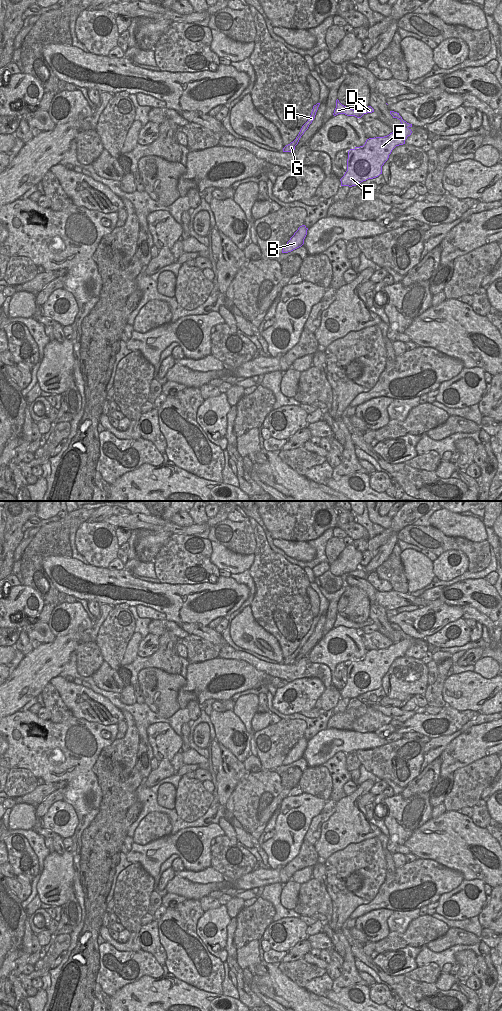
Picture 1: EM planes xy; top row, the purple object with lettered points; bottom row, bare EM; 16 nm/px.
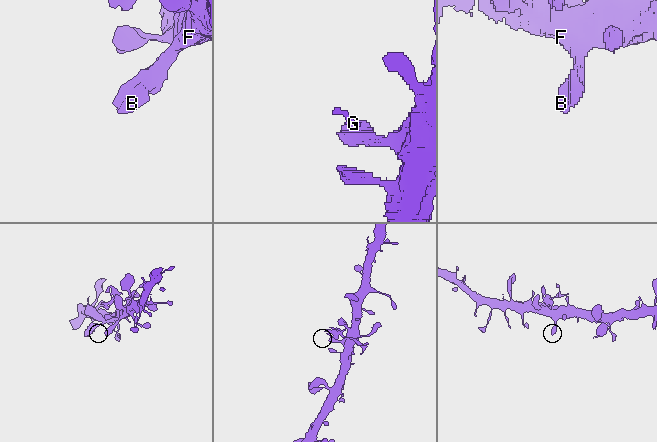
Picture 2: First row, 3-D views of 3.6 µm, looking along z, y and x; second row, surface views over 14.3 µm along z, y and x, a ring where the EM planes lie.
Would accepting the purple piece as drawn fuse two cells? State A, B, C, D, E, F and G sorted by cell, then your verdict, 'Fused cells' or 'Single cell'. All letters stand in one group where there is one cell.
Groups: A B C D E F G. Single cell

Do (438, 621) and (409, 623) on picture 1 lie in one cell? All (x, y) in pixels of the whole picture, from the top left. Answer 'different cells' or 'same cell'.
same cell

